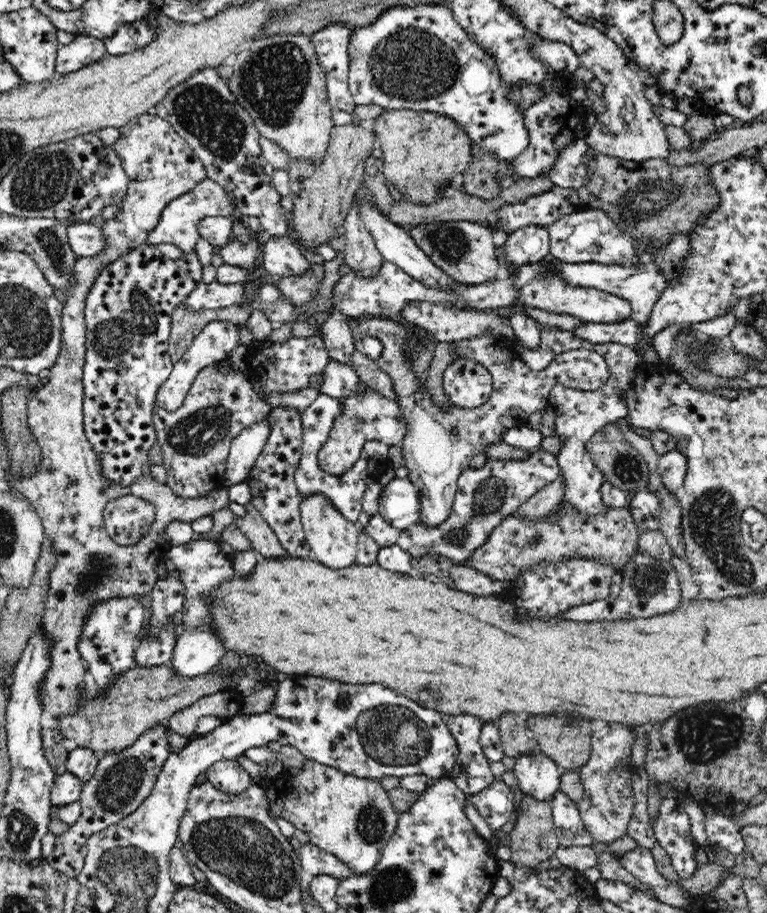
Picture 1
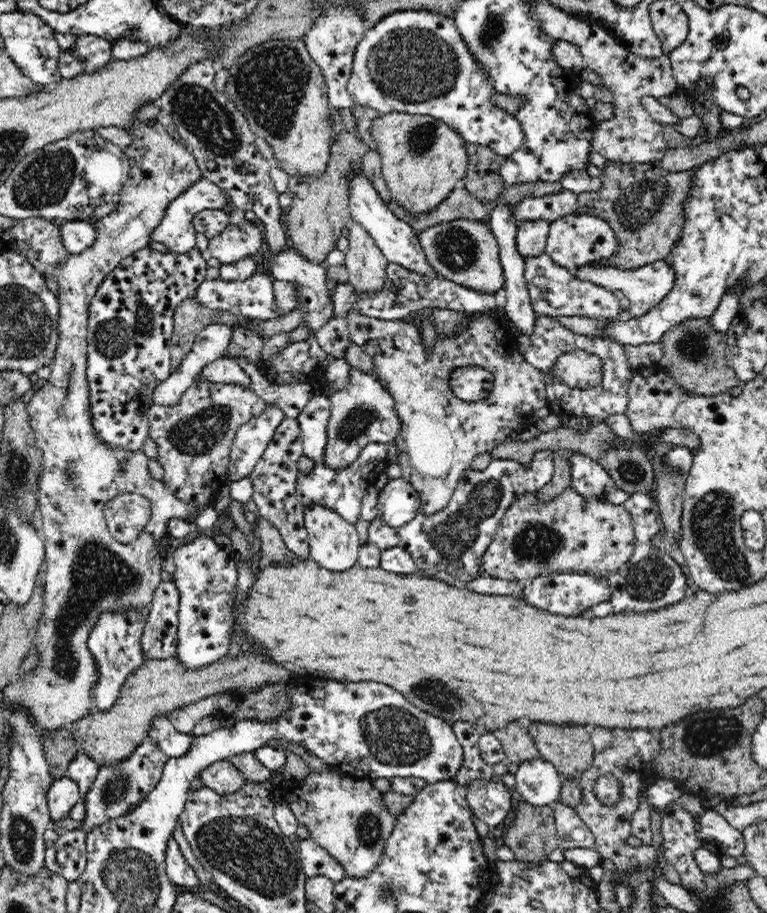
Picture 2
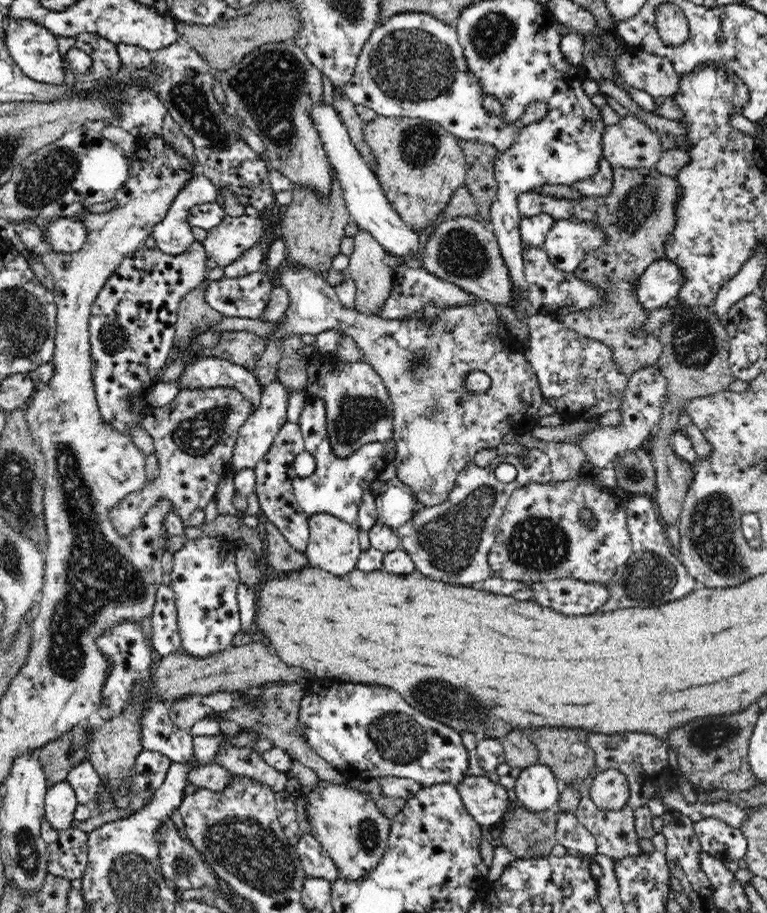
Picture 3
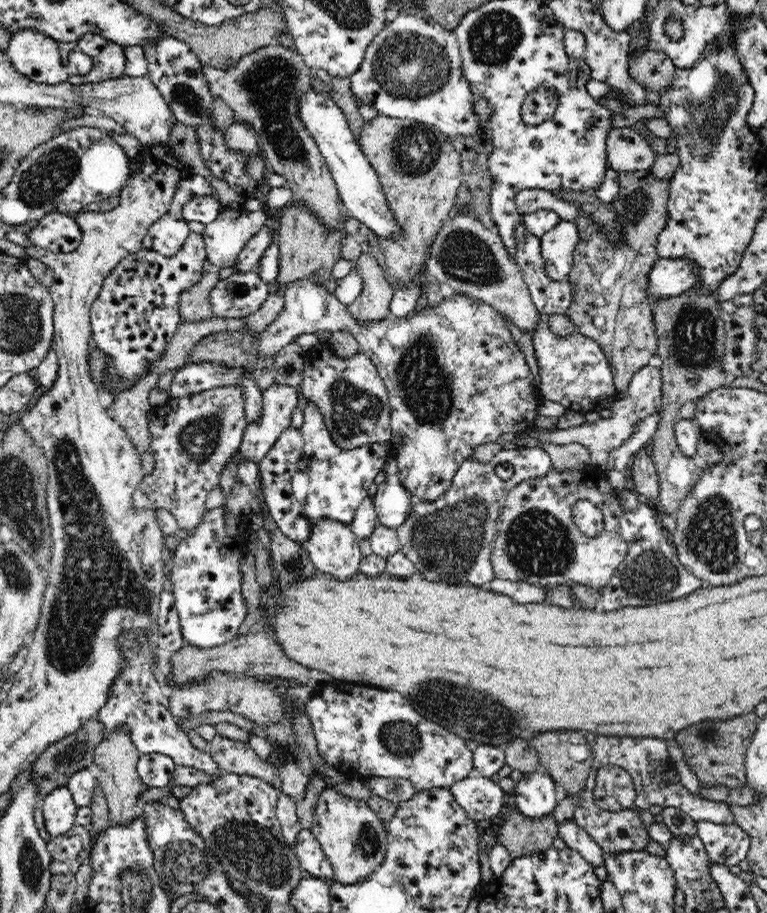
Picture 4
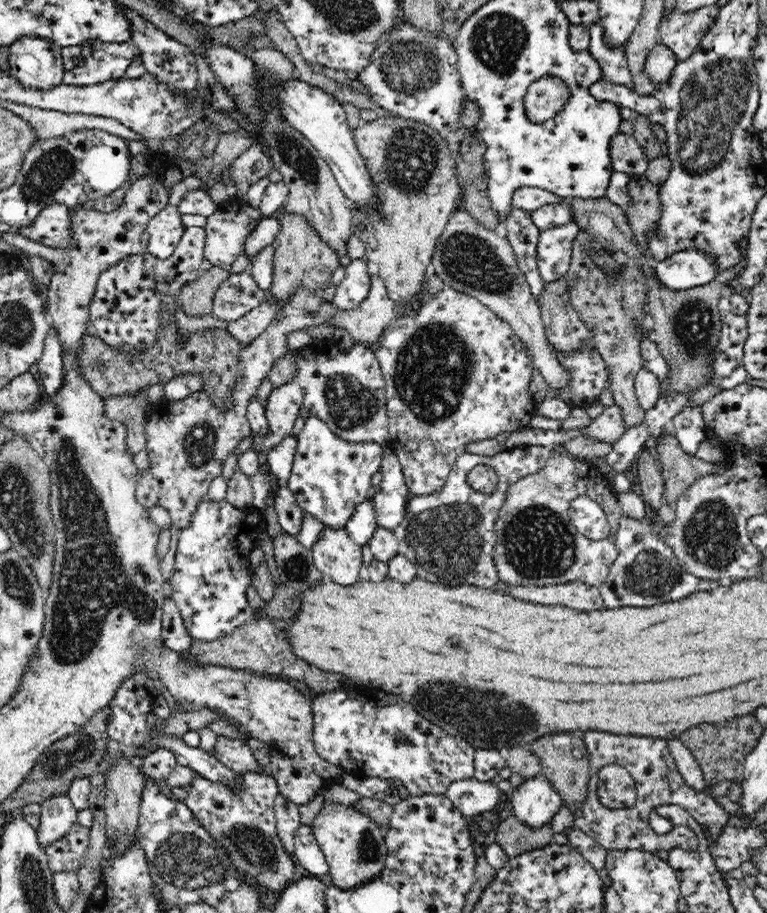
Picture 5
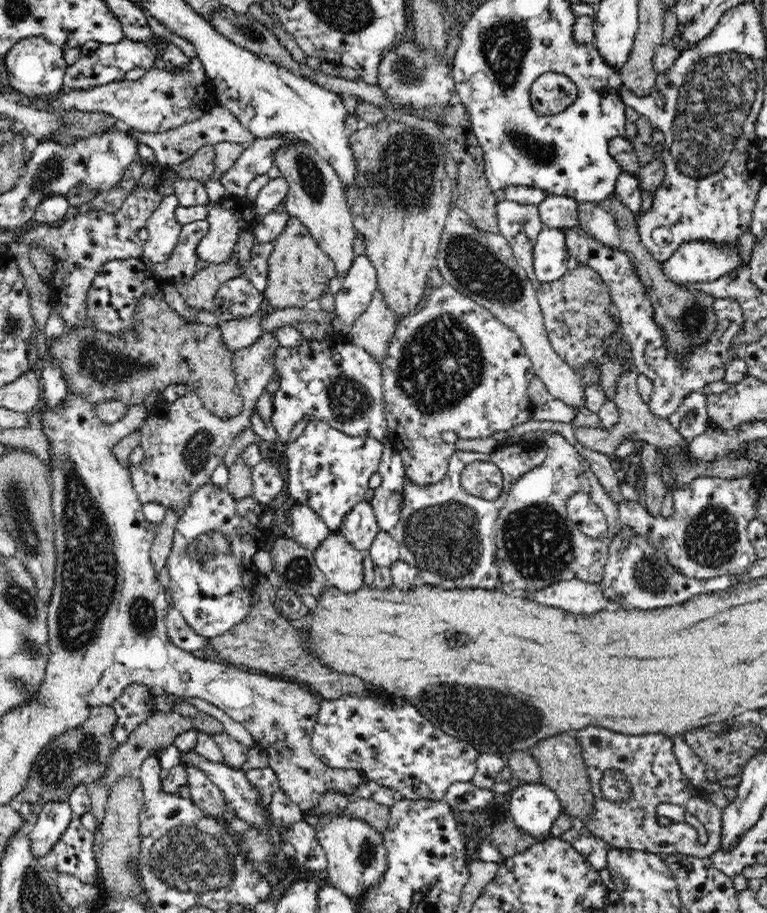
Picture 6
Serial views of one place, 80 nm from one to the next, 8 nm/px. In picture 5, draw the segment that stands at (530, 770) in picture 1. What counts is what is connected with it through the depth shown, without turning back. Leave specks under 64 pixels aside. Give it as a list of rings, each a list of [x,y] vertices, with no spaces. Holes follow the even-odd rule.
[[[542,775],[525,779],[510,795],[513,816],[527,828],[550,825],[563,805],[562,797]]]

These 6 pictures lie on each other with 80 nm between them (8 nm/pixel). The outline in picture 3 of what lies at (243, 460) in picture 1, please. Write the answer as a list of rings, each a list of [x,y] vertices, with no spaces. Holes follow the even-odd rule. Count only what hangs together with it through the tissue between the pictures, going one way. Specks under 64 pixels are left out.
[[[278,380],[266,385],[261,392],[261,403],[247,418],[246,424],[240,428],[236,445],[233,446],[231,466],[234,473],[240,473],[246,468],[254,468],[270,450],[276,434],[287,420],[287,400],[289,389]]]

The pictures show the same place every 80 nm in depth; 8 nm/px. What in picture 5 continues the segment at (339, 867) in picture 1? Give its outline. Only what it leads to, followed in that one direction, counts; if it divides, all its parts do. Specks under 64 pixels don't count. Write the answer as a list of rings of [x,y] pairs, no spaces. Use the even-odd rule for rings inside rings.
[[[301,826],[294,832],[295,848],[292,857],[303,874],[318,875],[328,874],[329,864],[325,859],[311,826]]]

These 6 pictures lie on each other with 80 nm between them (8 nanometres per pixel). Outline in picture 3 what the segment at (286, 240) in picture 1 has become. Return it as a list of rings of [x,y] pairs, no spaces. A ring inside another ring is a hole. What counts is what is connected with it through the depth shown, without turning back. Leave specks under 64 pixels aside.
[[[286,260],[279,275],[282,286],[288,291],[290,306],[278,320],[275,334],[267,338],[268,342],[280,341],[283,345],[292,336],[318,335],[327,330],[342,331],[356,342],[389,392],[393,404],[392,441],[395,447],[391,459],[398,471],[397,478],[414,491],[419,506],[436,506],[443,502],[454,488],[459,472],[468,462],[473,462],[476,452],[496,449],[506,434],[530,433],[539,424],[538,412],[545,398],[537,374],[524,356],[524,347],[511,336],[492,303],[477,299],[472,303],[450,305],[434,326],[426,326],[424,320],[386,320],[363,316],[356,309],[346,308],[325,277],[306,269],[288,269]],[[472,372],[486,373],[490,377],[484,392],[470,391],[466,387],[466,378]]]

